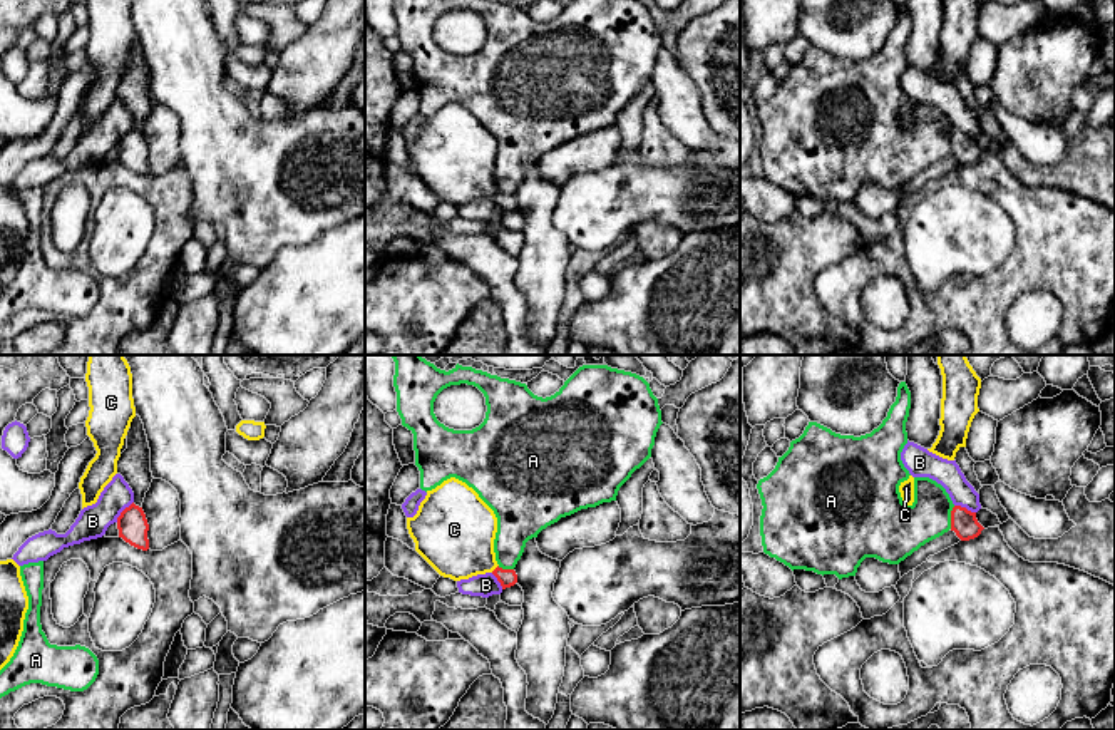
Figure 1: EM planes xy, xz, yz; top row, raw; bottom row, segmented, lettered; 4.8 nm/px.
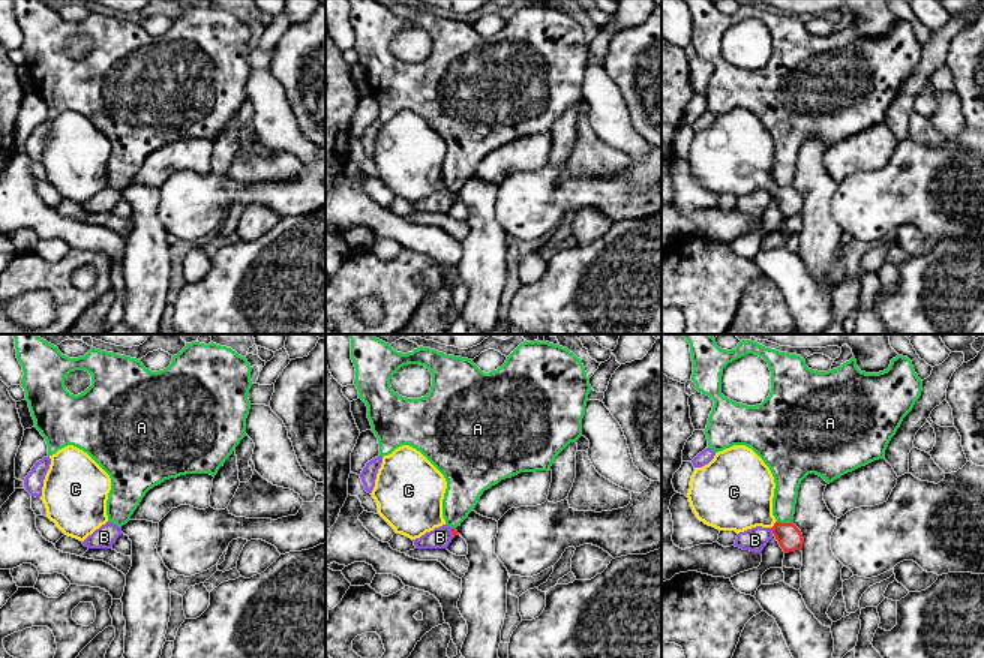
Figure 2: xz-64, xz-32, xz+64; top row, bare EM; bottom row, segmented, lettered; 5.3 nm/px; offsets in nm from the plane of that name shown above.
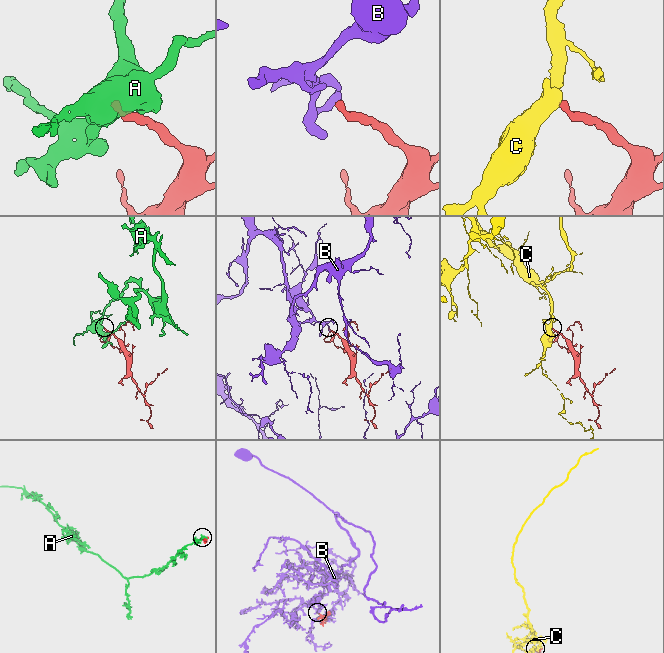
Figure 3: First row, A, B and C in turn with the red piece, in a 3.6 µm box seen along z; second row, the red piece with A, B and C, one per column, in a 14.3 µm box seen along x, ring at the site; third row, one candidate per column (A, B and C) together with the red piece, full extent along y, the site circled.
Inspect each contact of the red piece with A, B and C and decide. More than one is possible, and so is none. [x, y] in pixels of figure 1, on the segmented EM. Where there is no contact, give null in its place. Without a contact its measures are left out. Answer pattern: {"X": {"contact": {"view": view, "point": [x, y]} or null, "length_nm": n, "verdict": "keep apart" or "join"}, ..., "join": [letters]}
{"A": {"contact": {"view": "yz", "point": [951, 518]}, "length_nm": 110, "verdict": "keep apart"}, "B": {"contact": {"view": "xy", "point": [123, 511]}, "length_nm": 130, "verdict": "keep apart"}, "C": {"contact": {"view": "xz", "point": [496, 568]}, "length_nm": 50, "verdict": "join"}, "join": ["C"]}

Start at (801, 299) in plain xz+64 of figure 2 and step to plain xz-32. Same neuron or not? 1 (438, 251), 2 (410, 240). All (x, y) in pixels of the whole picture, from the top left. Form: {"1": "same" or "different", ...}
{"1": "same", "2": "same"}

